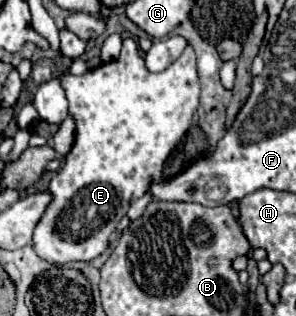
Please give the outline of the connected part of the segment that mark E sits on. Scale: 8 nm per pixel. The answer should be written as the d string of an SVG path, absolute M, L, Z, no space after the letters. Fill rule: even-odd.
M125 39L119 59L103 63L97 69L91 69L89 73L81 77L63 75L61 81L63 81L63 91L69 101L69 113L77 121L75 143L65 157L63 169L59 169L53 175L47 187L47 193L51 193L53 199L47 205L43 217L39 219L33 231L35 253L41 259L49 261L51 265L91 261L107 249L109 237L117 229L117 223L127 213L129 205L149 191L151 181L159 181L159 177L163 177L163 165L167 157L171 155L171 151L179 145L179 141L191 129L193 113L199 105L199 77L195 69L195 53L191 47L185 47L183 55L177 61L173 61L163 73L151 73L147 71L143 57L139 55L137 43L133 39ZM71 199L77 199L77 221L81 223L81 231L77 233L77 237L73 237L69 229L69 223L75 223L75 221L61 219Z

